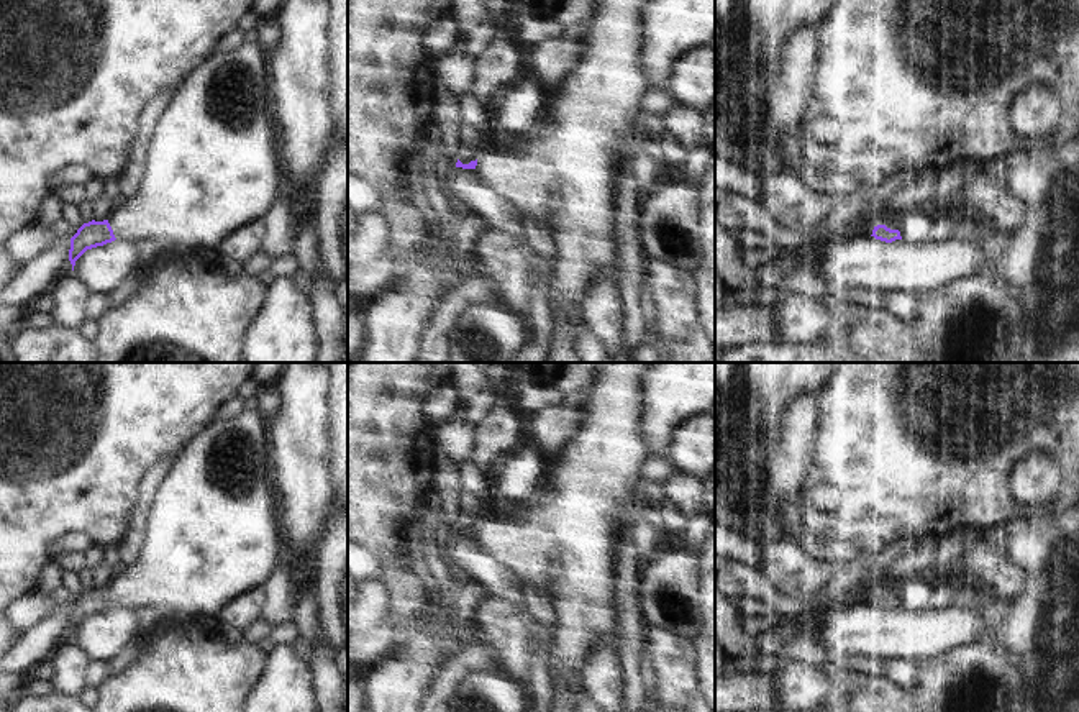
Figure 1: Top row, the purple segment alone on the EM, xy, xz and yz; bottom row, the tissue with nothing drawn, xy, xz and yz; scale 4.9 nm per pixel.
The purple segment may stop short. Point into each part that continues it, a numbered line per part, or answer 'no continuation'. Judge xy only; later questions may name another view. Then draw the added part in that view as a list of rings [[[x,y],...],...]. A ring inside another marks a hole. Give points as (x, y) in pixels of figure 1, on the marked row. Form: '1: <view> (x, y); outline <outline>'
1: xy (210, 169); outline [[[243,43],[234,51],[213,54],[179,85],[156,126],[146,131],[149,153],[139,192],[134,199],[120,203],[108,218],[116,240],[136,243],[153,236],[159,238],[162,246],[179,243],[192,253],[200,248],[218,251],[221,243],[243,230],[246,223],[264,220],[274,203],[279,182],[264,69],[257,44]]]

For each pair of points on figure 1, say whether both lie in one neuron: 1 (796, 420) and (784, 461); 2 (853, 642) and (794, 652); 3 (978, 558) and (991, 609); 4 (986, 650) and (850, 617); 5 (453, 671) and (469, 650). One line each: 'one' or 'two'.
1: one
2: two
3: two
4: two
5: one

